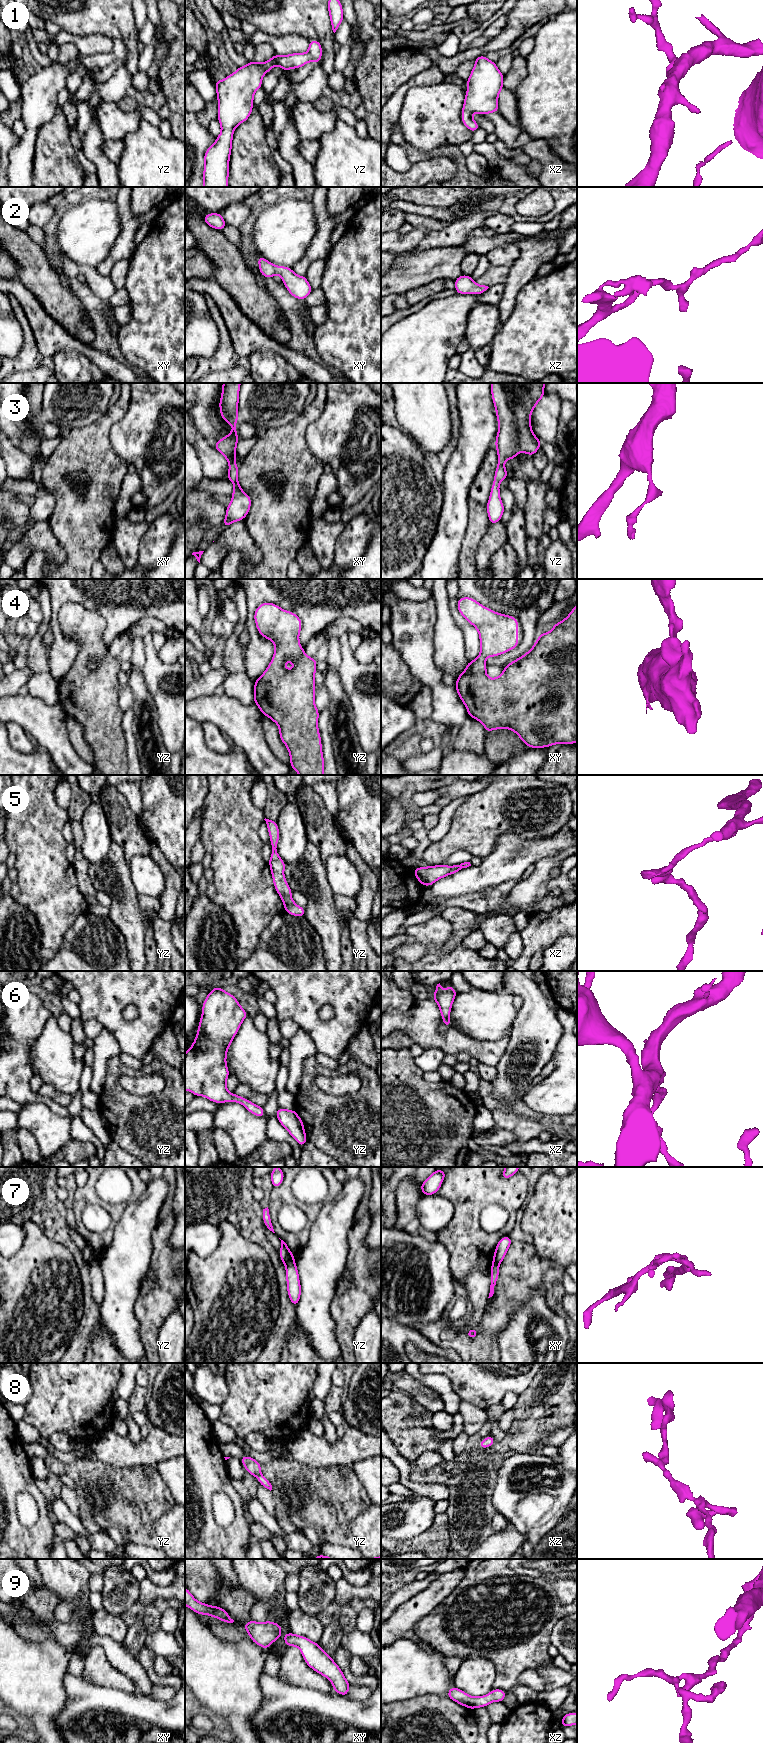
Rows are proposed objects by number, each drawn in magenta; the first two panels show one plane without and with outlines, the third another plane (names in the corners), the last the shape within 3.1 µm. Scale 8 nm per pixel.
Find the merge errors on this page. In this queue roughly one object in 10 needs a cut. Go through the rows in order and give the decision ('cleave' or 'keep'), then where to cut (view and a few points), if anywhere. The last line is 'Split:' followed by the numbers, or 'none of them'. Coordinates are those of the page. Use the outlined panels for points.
1: keep; cut none
2: keep; cut none
3: keep; cut none
4: keep; cut none
5: keep; cut none
6: keep; cut none
7: cleave; cut yz (293, 1259), (284, 1263)
8: keep; cut none
9: keep; cut none
Split: 7

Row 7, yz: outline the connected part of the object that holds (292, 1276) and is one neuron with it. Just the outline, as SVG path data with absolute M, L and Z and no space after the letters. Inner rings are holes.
M295 1261L284 1263L286 1269L287 1291L291 1303L297 1307L301 1295L299 1273Z

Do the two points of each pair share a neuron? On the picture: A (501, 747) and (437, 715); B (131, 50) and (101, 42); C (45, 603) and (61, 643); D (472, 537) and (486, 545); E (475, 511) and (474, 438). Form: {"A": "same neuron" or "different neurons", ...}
{"A": "different neurons", "B": "different neurons", "C": "different neurons", "D": "different neurons", "E": "different neurons"}

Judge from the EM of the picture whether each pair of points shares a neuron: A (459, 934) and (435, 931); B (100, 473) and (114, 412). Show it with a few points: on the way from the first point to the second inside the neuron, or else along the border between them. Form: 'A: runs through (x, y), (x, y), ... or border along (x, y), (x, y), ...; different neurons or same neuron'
A: border along (438, 915), (452, 925), (445, 955); different neurons
B: runs through (100, 458), (101, 427); same neuron

